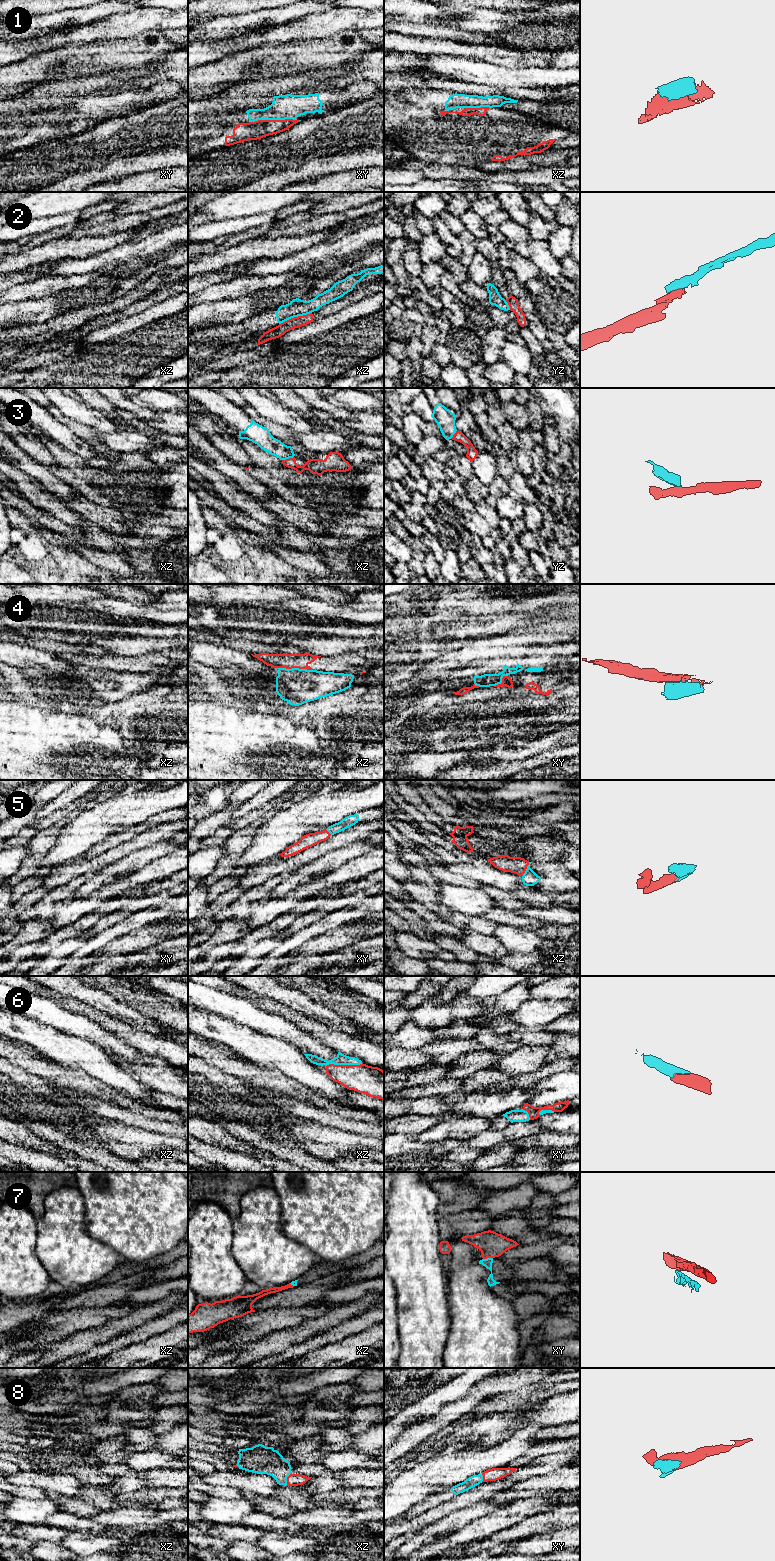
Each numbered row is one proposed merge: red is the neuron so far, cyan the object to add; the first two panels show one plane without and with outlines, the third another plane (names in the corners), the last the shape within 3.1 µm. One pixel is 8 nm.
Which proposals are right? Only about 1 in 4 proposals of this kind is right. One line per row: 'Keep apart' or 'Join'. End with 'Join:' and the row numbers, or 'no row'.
1: Keep apart
2: Keep apart
3: Keep apart
4: Keep apart
5: Join
6: Join
7: Keep apart
8: Join
Join: 5, 6, 8

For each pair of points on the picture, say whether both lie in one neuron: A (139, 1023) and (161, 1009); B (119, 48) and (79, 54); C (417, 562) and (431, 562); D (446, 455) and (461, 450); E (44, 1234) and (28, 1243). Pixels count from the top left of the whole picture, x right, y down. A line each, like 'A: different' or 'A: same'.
A: different
B: same
C: same
D: same
E: different

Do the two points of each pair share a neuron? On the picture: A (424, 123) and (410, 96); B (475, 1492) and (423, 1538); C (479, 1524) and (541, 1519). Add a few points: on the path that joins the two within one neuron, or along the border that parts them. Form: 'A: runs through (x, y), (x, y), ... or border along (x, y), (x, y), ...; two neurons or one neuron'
A: border along (413, 104), (433, 109); two neurons
B: border along (476, 1502), (456, 1509), (440, 1520); two neurons
C: border along (543, 1512), (537, 1512), (525, 1517), (500, 1531); two neurons

